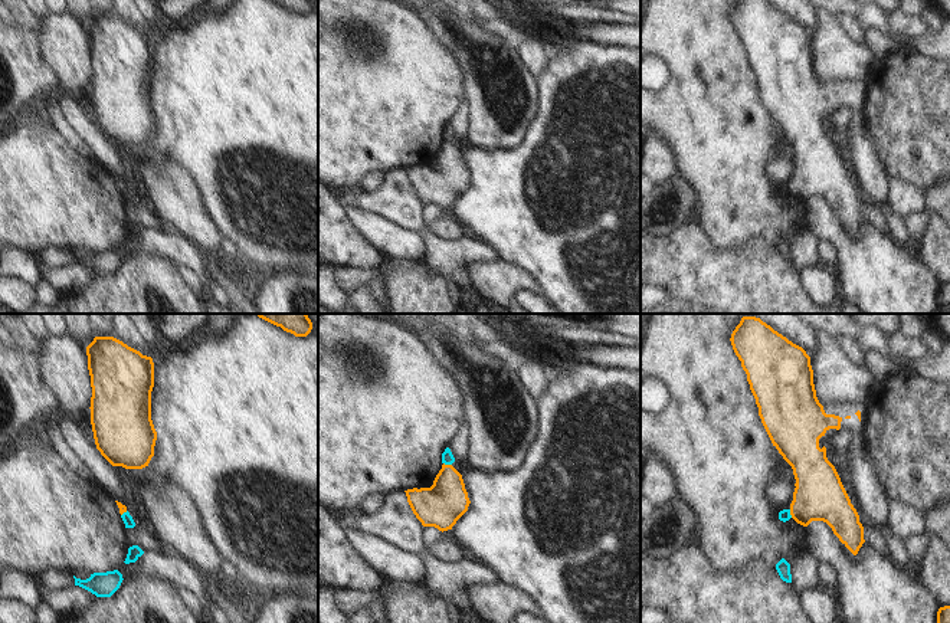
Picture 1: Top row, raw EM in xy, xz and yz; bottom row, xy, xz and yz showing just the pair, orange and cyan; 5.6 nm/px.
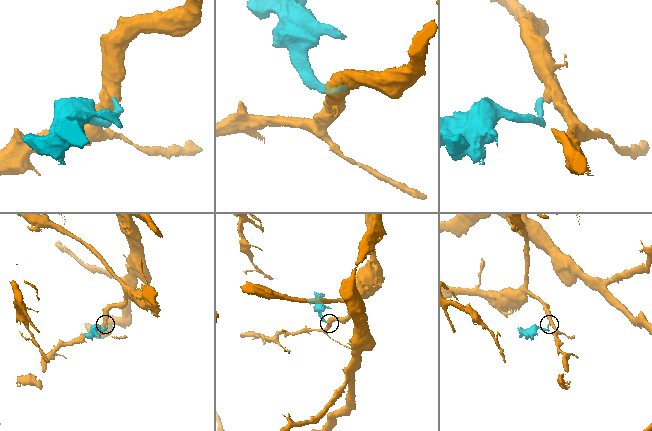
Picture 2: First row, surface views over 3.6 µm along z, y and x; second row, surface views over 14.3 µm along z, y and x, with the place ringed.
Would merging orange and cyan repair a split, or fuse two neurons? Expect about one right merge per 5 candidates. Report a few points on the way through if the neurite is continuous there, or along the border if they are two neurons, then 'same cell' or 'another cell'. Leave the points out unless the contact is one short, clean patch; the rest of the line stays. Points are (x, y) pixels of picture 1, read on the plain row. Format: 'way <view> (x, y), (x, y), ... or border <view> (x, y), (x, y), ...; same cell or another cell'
border xz (444, 140), (451, 143); another cell

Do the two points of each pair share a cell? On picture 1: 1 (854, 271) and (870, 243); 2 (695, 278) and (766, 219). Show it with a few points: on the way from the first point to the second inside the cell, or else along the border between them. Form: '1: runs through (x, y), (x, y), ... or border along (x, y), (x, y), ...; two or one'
1: runs through (861, 264), (870, 255), (870, 251); one
2: border along (703, 229), (718, 249), (762, 242); two

